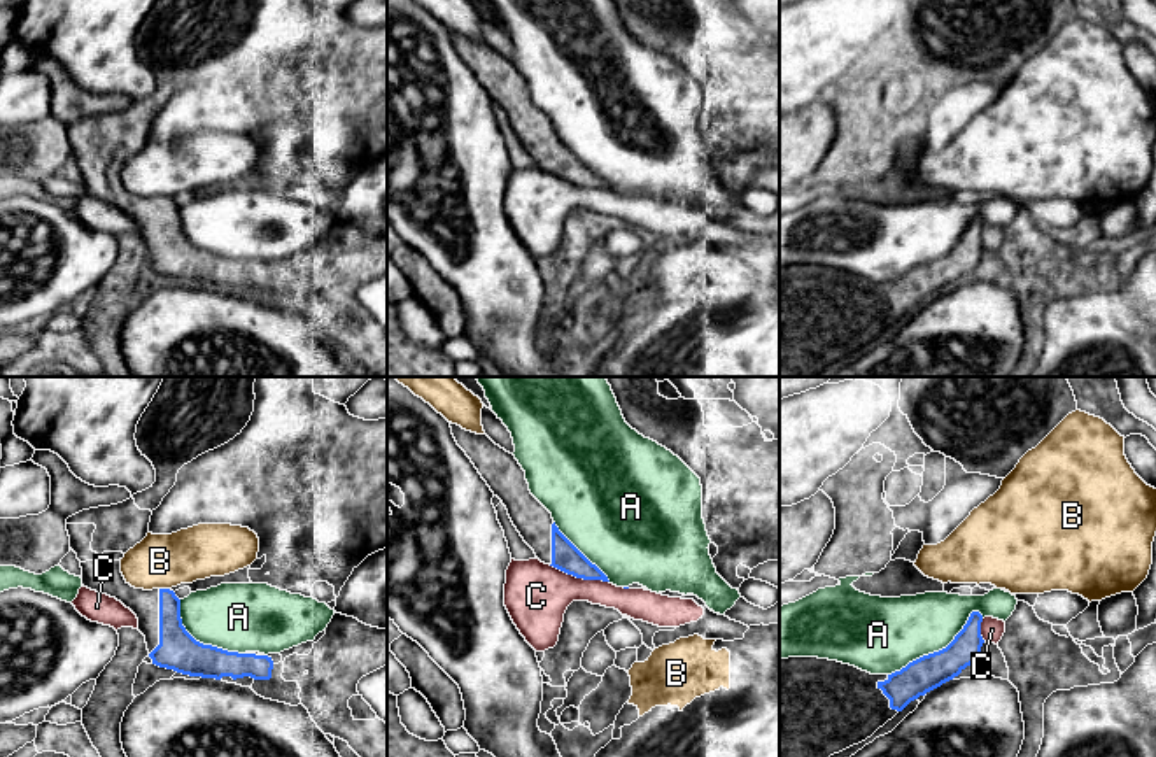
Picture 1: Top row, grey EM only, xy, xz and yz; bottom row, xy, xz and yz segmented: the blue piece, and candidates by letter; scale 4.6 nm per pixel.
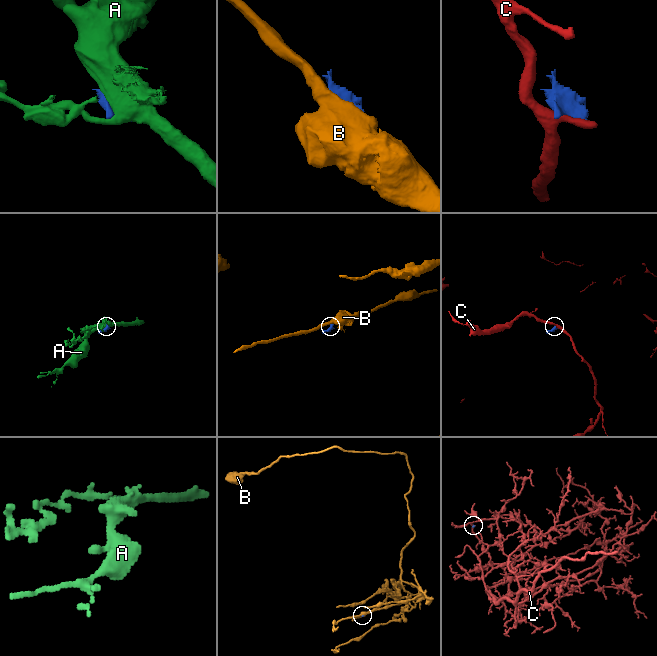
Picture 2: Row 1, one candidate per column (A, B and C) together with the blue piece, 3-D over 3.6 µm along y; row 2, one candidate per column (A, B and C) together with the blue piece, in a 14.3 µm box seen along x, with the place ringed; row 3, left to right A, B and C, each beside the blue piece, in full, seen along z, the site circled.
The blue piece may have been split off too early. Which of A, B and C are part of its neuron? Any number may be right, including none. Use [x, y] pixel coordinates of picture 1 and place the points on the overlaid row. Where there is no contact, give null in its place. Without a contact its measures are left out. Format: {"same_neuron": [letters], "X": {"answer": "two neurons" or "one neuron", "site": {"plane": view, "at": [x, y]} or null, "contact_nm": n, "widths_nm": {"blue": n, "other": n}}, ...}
{"same_neuron": [], "A": {"answer": "two neurons", "site": {"plane": "yz", "at": [939, 650]}, "contact_nm": 500, "widths_nm": {"blue": 160, "other": 340}}, "B": {"answer": "two neurons", "site": {"plane": "xy", "at": [165, 589]}, "contact_nm": 50, "widths_nm": {"blue": 150, "other": 260}}, "C": {"answer": "two neurons", "site": {"plane": "xz", "at": [578, 577]}, "contact_nm": 300, "widths_nm": {"blue": 130, "other": 300}}}

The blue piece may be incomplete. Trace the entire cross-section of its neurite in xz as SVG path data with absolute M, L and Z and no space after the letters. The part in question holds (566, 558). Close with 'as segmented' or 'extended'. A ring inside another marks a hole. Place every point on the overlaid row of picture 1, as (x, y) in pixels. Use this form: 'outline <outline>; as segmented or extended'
outline M452 424L457 445L471 459L494 496L534 550L536 557L567 575L583 580L610 582L555 526L552 513L531 494L525 471L513 454L496 445L487 435L476 435Z; extended

